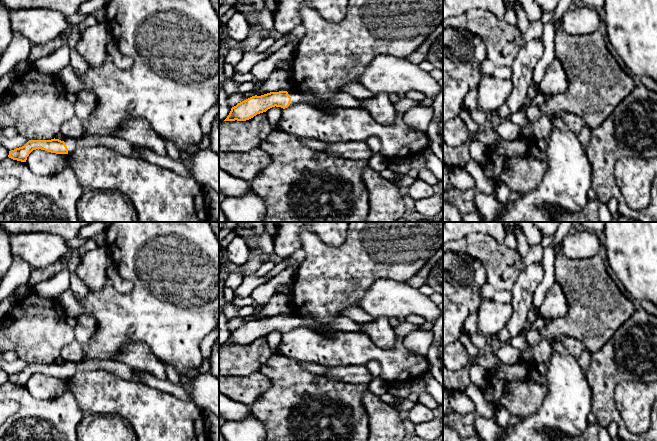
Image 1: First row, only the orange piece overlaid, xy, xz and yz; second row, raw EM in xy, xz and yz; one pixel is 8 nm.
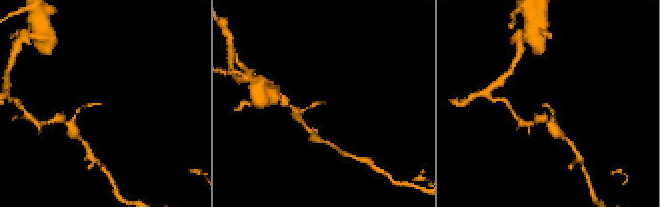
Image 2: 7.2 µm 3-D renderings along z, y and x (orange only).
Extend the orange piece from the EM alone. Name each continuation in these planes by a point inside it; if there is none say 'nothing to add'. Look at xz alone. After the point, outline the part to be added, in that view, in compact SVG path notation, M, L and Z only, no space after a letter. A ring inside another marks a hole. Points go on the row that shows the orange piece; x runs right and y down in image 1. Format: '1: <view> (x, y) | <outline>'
1: xz (296, 97) | M287 91L288 94L291 97L291 102L290 102L290 106L294 105L294 104L298 104L298 103L307 103L307 104L316 104L317 103L317 99L313 98L311 95L304 95L295 91Z

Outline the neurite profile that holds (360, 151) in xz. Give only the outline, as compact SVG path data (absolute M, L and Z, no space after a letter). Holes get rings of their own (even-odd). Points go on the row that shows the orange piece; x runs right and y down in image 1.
M330 142L324 152L357 161L368 161L373 155L366 142Z

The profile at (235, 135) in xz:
M266 112L246 121L219 122L219 152L250 151L260 148L273 131Z

